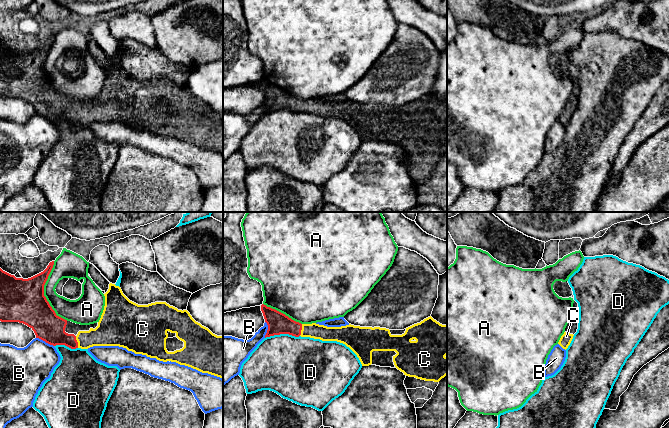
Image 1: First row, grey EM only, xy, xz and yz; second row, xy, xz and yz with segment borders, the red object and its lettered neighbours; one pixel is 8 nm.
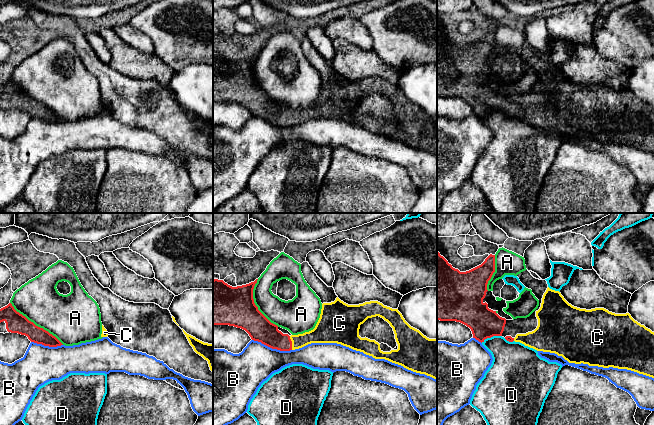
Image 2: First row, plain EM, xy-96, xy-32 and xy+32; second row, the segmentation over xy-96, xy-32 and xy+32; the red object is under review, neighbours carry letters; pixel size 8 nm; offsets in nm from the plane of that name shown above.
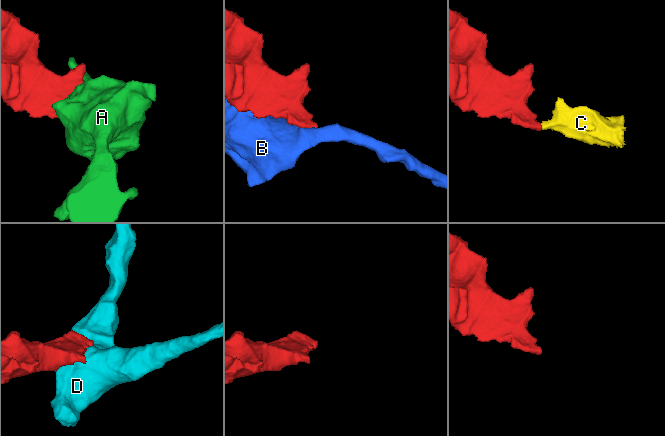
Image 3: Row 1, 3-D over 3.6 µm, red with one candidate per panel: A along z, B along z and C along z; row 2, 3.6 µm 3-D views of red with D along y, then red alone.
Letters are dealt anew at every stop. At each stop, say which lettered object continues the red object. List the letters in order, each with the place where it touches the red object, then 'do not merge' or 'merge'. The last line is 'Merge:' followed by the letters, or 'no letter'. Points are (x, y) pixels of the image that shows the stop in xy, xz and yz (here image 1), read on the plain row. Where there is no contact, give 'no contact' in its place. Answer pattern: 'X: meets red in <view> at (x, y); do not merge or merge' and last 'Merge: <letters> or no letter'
A: meets red in xy at (43, 69); do not merge
B: meets red in xy at (45, 117); do not merge
C: meets red in xy at (77, 118); merge
D: meets red in xz at (282, 109); do not merge
Merge: C

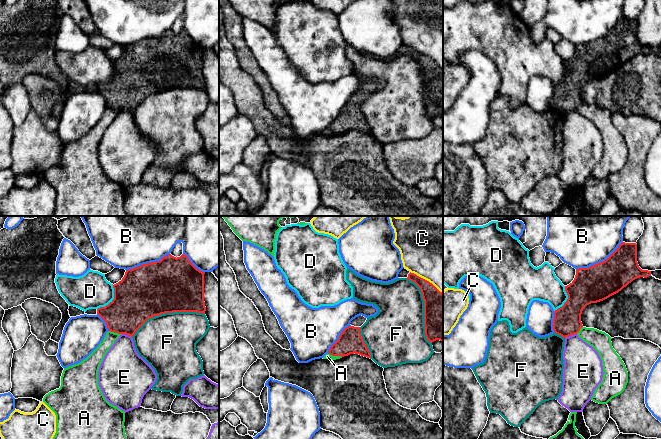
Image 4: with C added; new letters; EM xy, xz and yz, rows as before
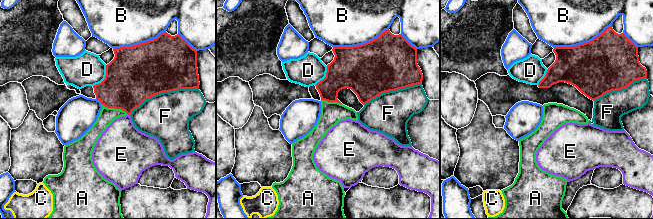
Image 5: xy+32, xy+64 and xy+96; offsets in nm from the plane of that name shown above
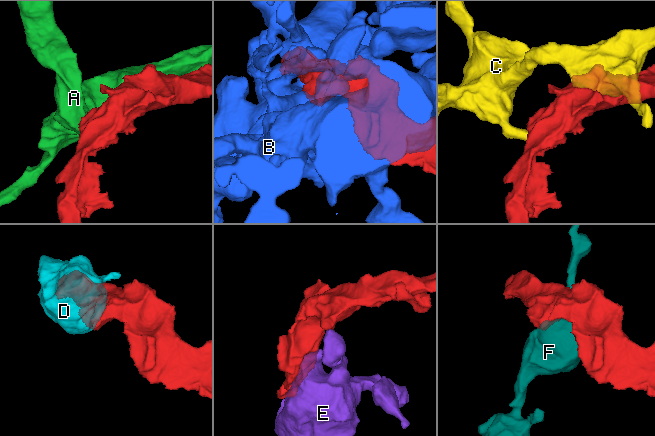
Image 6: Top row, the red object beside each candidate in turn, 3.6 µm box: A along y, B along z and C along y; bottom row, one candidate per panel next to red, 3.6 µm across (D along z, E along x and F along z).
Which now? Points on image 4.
A: meets red in xz at (334, 131); do not merge
B: meets red in yz at (600, 38); do not merge
C: meets red in xz at (426, 56); do not merge
D: meets red in xy at (112, 76); do not merge
E: meets red in yz at (570, 111); do not merge
F: meets red in xy at (167, 88); do not merge
Merge: no letter

